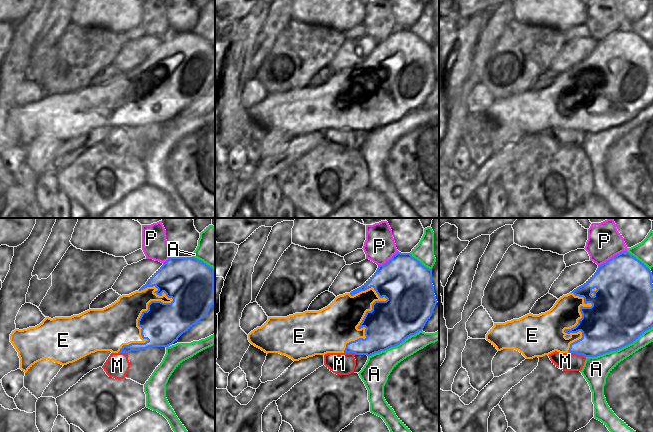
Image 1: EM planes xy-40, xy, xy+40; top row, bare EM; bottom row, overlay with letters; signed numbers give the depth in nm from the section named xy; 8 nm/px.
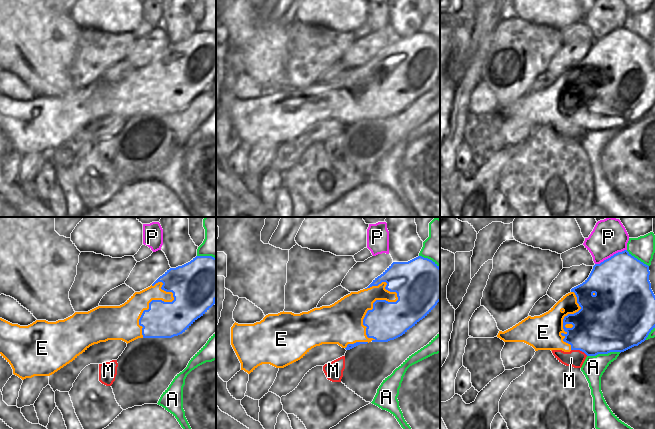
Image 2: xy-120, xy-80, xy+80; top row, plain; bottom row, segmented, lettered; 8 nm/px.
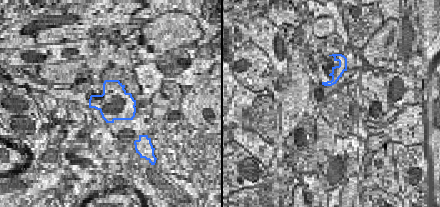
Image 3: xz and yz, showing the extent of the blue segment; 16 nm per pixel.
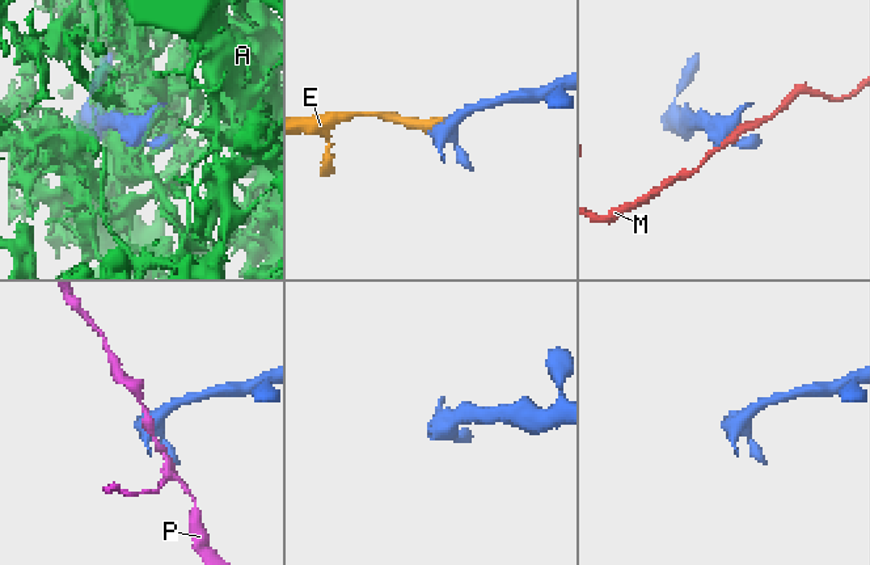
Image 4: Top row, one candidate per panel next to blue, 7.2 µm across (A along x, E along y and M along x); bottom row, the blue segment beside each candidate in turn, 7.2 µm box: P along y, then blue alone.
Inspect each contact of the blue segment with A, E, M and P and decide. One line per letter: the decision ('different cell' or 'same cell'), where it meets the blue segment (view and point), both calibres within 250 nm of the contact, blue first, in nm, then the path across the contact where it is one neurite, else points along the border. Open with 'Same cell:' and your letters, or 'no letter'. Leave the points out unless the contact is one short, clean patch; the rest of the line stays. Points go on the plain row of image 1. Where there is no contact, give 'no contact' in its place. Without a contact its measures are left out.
Same cell: E
A: different cell; meets blue in xy+40 at (619, 124); 460 nm thick on the blue side, 200 nm on the other
E: same cell; meets blue in xy-40 at (138, 100); 340 nm thick on the blue side, 340 nm on the other
M: different cell; meets blue in xy+40 at (577, 130); 320 nm thick on the blue side, 140 nm on the other
P: different cell; meets blue in xy+40 at (612, 33); 440 nm thick on the blue side, 280 nm on the other

